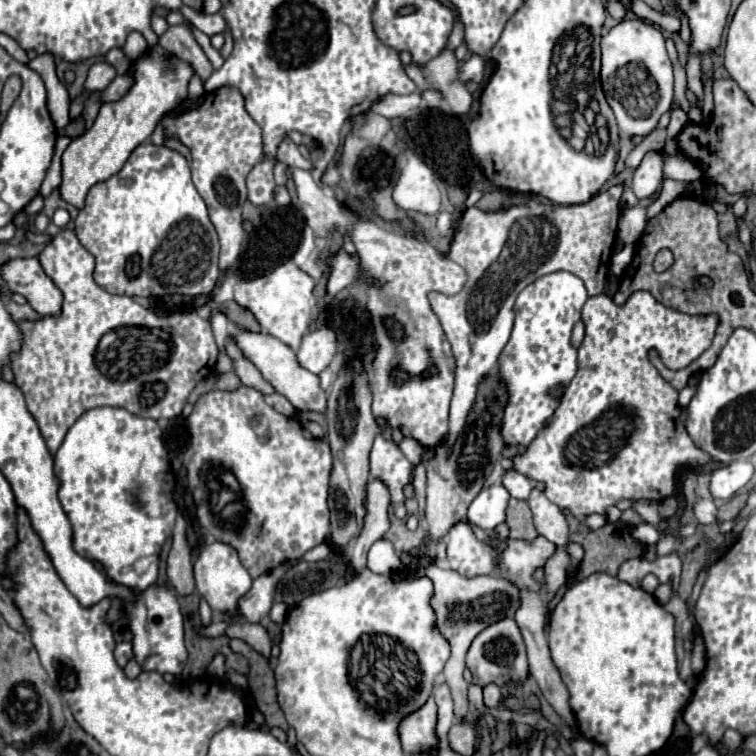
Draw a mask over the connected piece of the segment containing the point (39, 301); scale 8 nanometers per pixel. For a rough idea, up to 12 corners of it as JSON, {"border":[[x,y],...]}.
{"border":[[38,259],[2,265],[10,291],[42,317],[58,317],[62,293]]}

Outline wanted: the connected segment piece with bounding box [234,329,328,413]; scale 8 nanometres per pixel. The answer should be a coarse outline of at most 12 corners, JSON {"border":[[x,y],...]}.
{"border":[[264,333],[236,343],[296,411],[326,413],[326,391],[296,353]]}

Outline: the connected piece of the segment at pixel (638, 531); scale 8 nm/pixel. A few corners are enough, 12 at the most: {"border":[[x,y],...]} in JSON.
{"border":[[636,525],[634,537],[642,543],[656,545],[660,539],[652,525]]}

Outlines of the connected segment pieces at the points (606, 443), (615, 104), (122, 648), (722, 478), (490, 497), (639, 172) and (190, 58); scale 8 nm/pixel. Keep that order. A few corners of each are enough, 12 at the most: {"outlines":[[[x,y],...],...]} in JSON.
{"outlines":[[[582,307],[578,371],[510,471],[574,517],[662,501],[710,457],[682,369],[716,315]],[[640,19],[602,37],[602,89],[624,137],[672,107],[664,37]],[[118,643],[114,659],[124,667],[132,657],[130,643]],[[750,461],[710,473],[714,499],[730,499],[752,479]],[[494,483],[468,507],[468,521],[494,529],[506,521],[510,493]],[[648,151],[632,177],[638,199],[660,187],[664,157]],[[190,23],[170,25],[158,45],[206,81],[212,65]]]}

